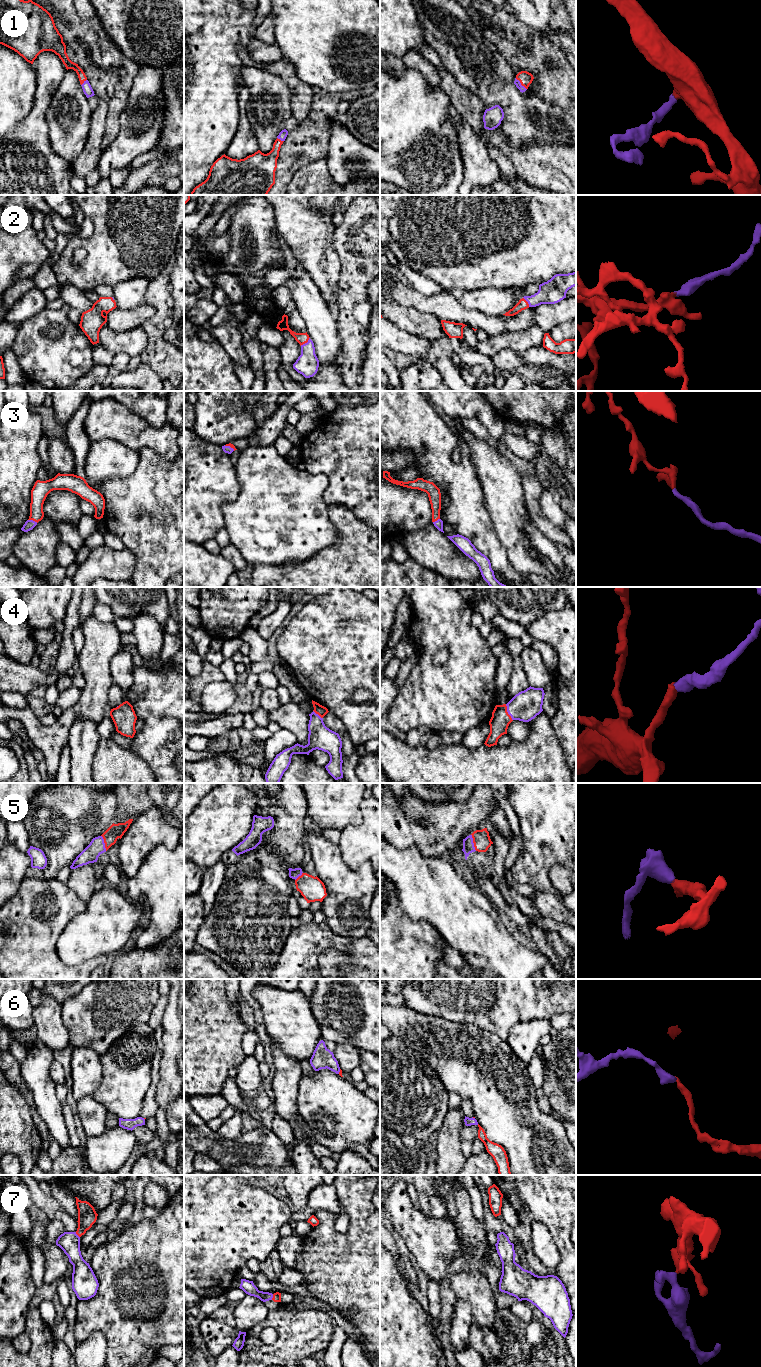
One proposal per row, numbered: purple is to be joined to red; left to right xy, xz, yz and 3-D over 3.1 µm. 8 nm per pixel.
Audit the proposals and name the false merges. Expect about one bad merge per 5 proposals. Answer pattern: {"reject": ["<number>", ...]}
{"reject": []}

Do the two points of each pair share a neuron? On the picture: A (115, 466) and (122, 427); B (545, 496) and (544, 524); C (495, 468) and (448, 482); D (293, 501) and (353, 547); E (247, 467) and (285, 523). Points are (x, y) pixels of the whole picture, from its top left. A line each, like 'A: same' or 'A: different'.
A: different
B: different
C: different
D: different
E: same

